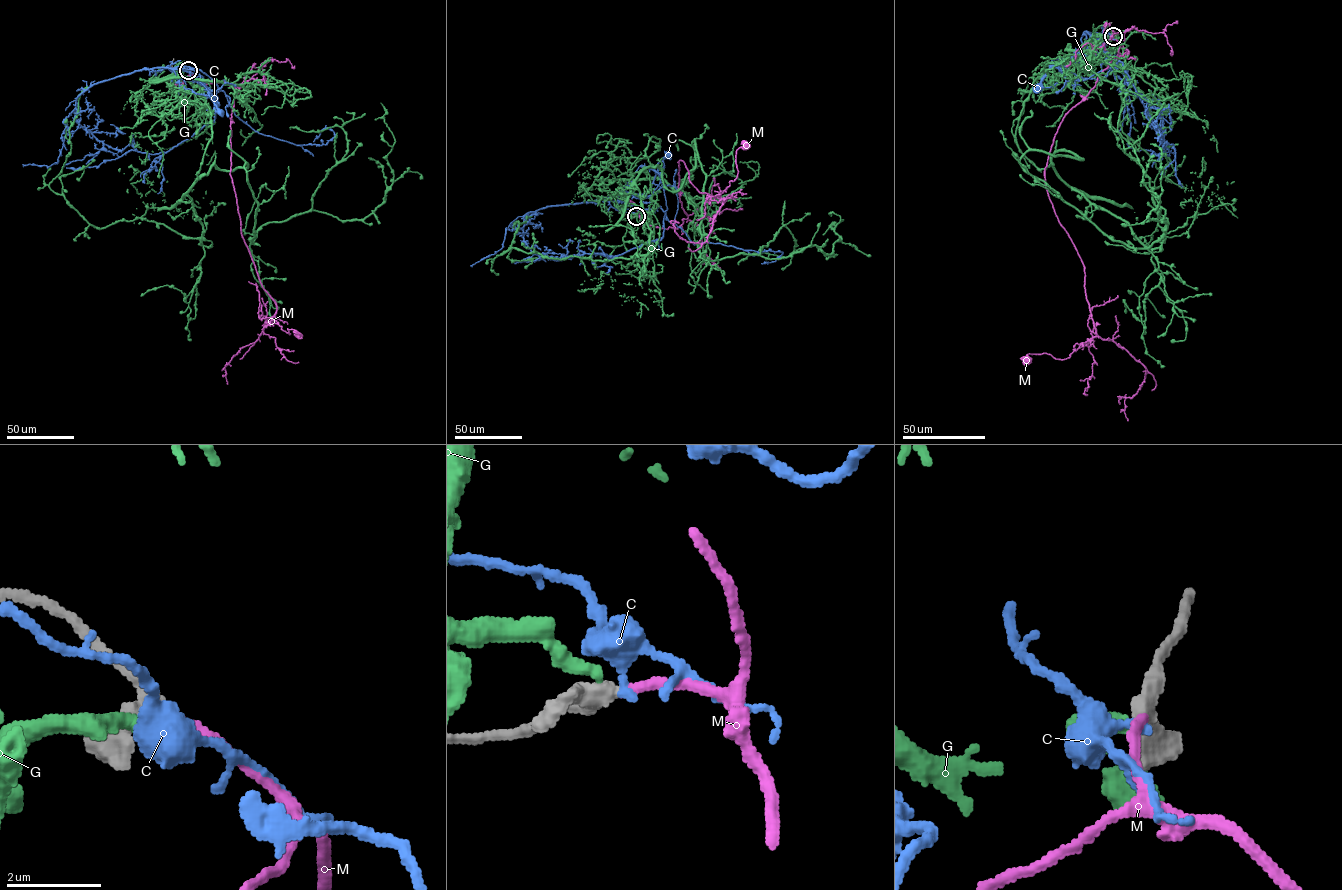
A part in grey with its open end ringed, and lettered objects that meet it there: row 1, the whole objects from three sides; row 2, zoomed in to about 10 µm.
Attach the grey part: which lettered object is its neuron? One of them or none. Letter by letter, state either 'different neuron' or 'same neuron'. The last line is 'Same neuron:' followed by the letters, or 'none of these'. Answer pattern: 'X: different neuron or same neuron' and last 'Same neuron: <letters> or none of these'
C: different neuron
G: different neuron
M: same neuron
Same neuron: M

